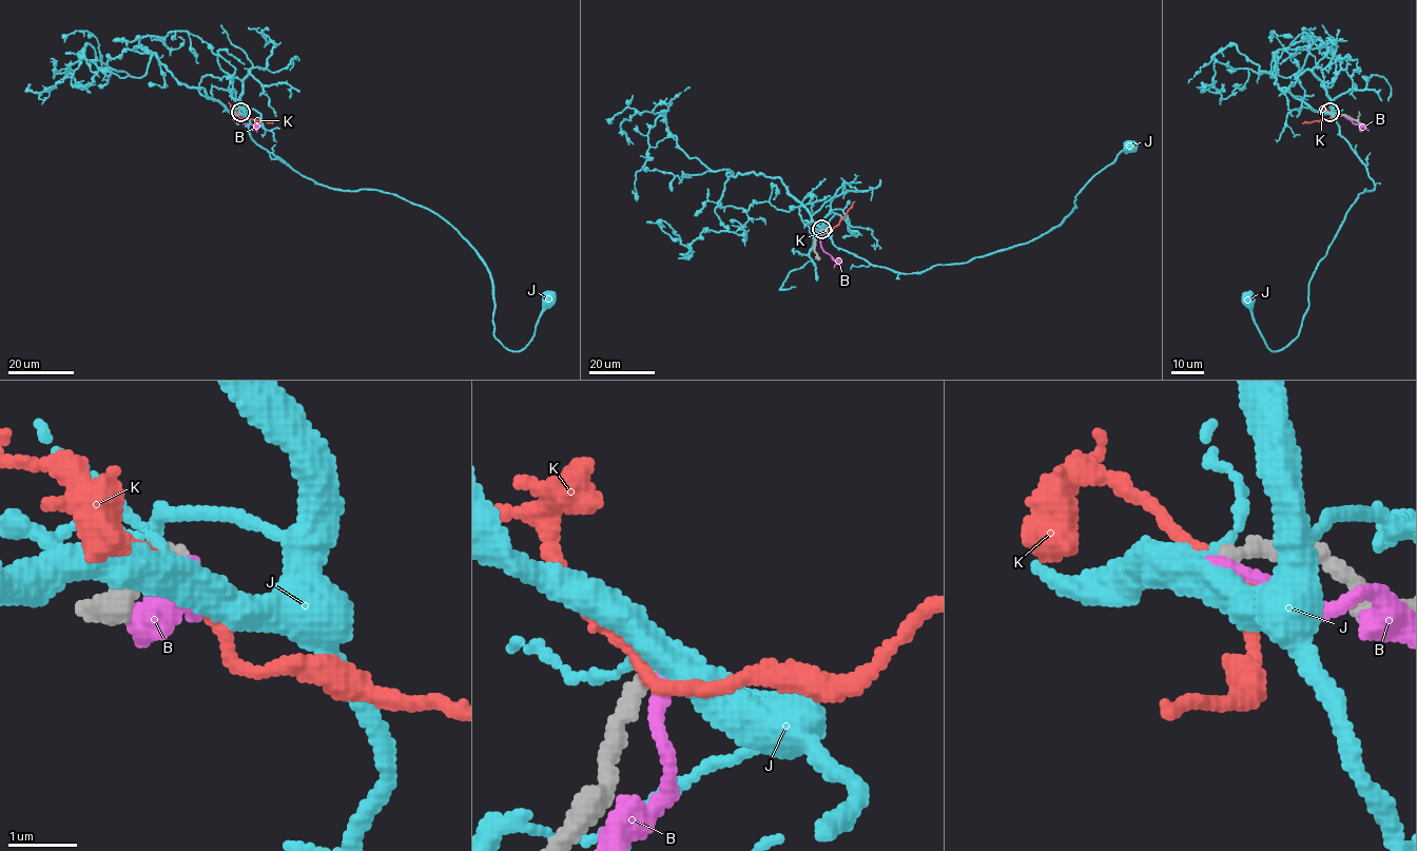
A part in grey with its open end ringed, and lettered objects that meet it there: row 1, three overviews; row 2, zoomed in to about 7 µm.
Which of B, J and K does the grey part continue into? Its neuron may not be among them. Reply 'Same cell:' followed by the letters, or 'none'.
Same cell: none

